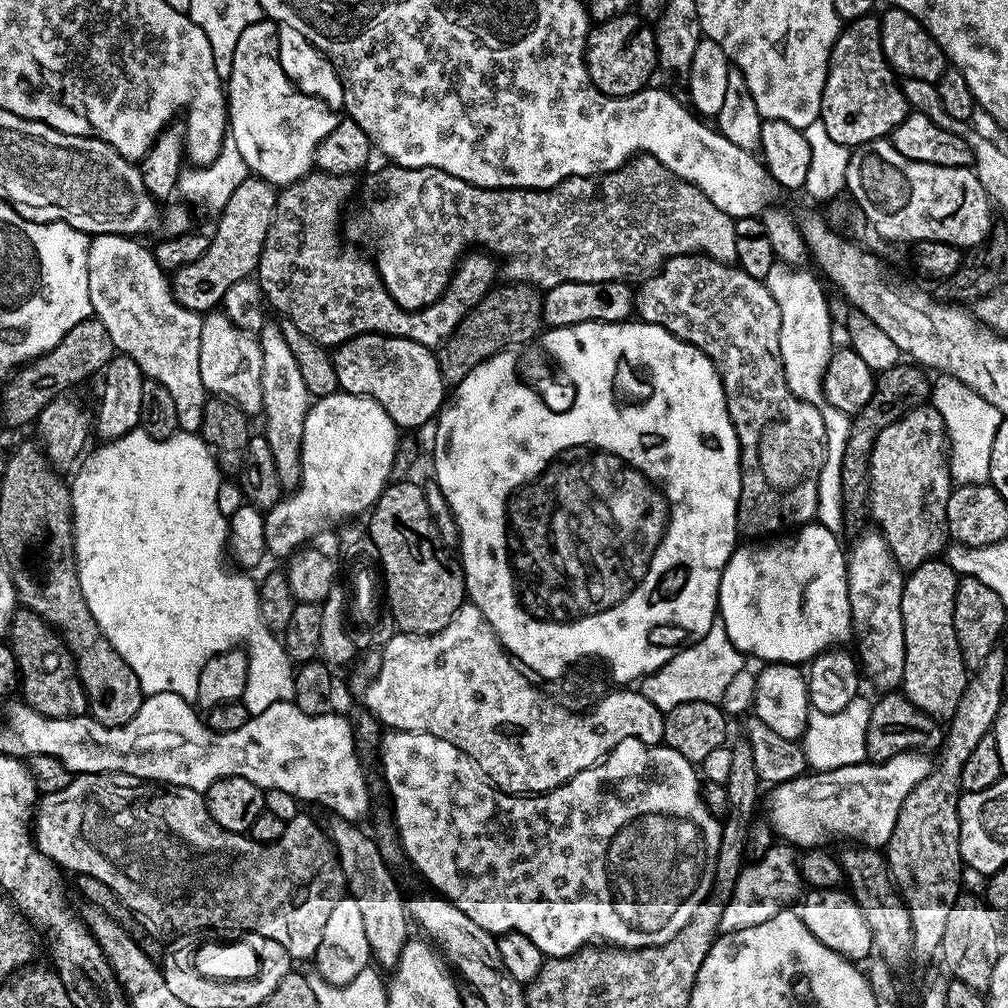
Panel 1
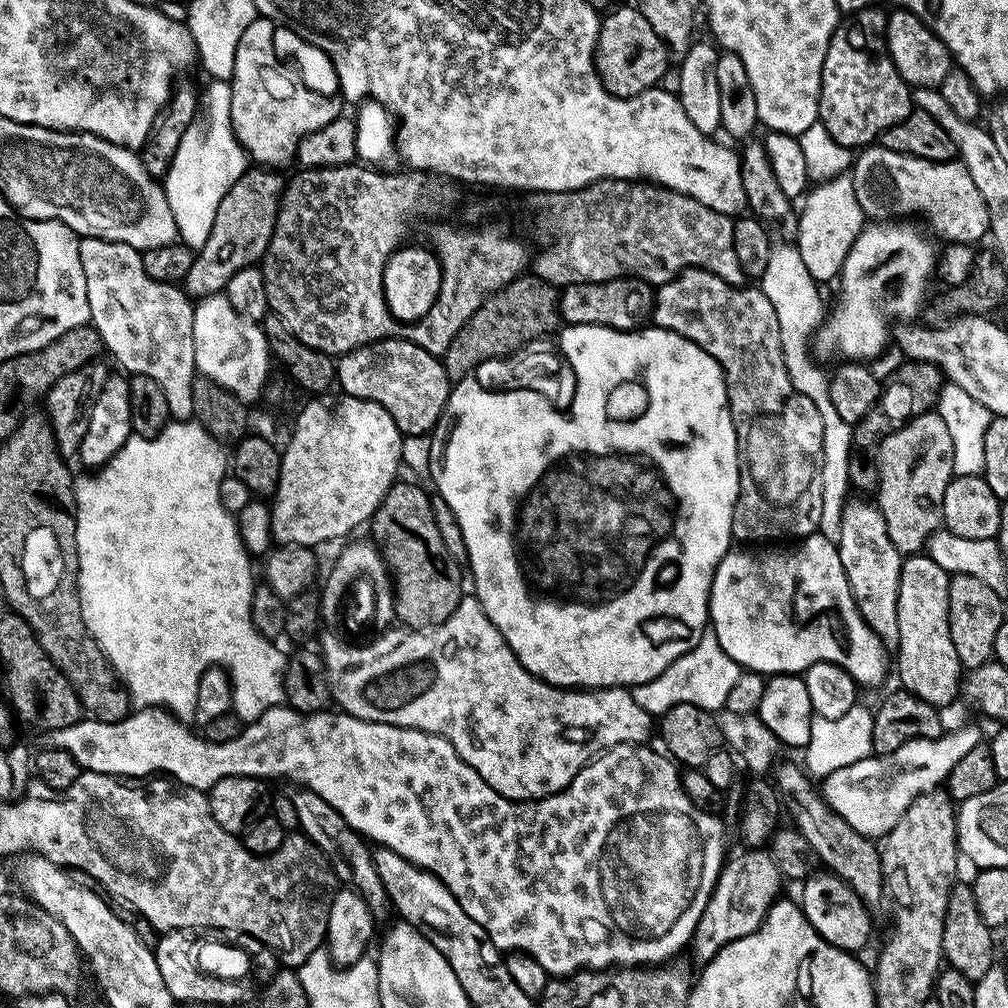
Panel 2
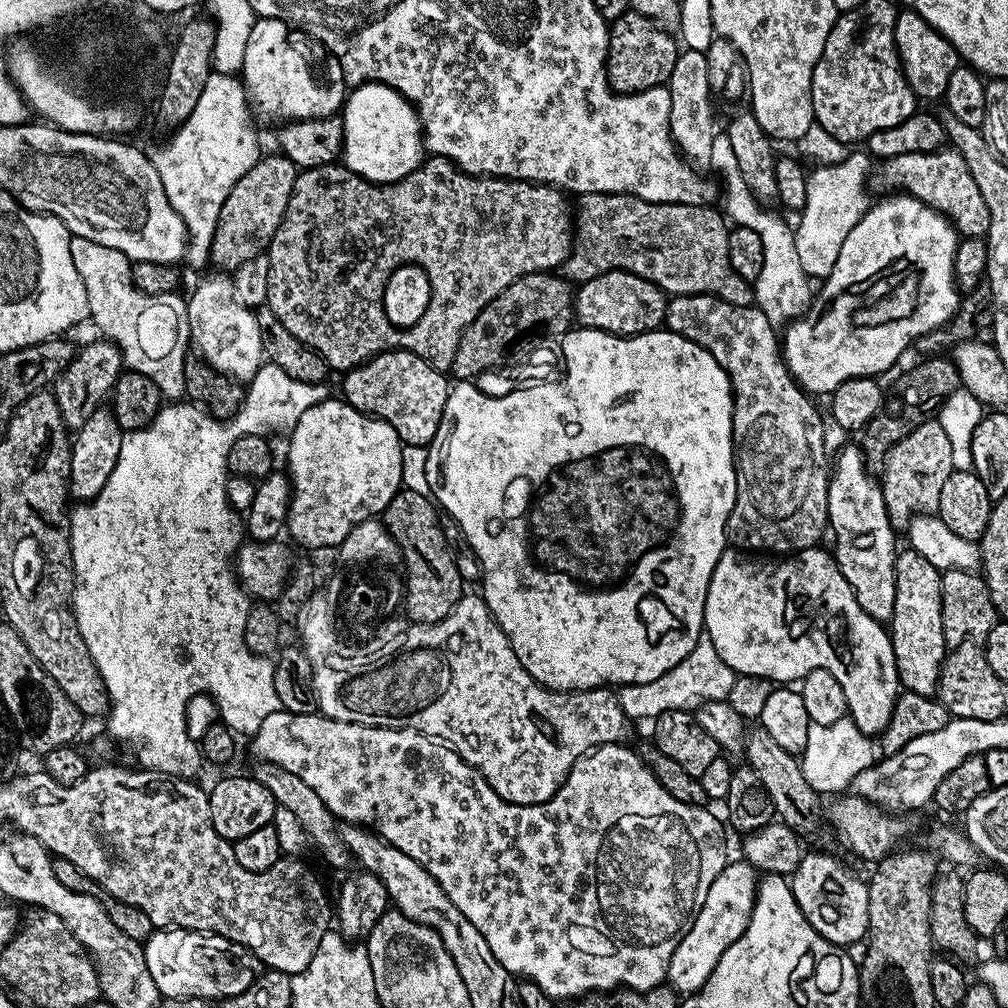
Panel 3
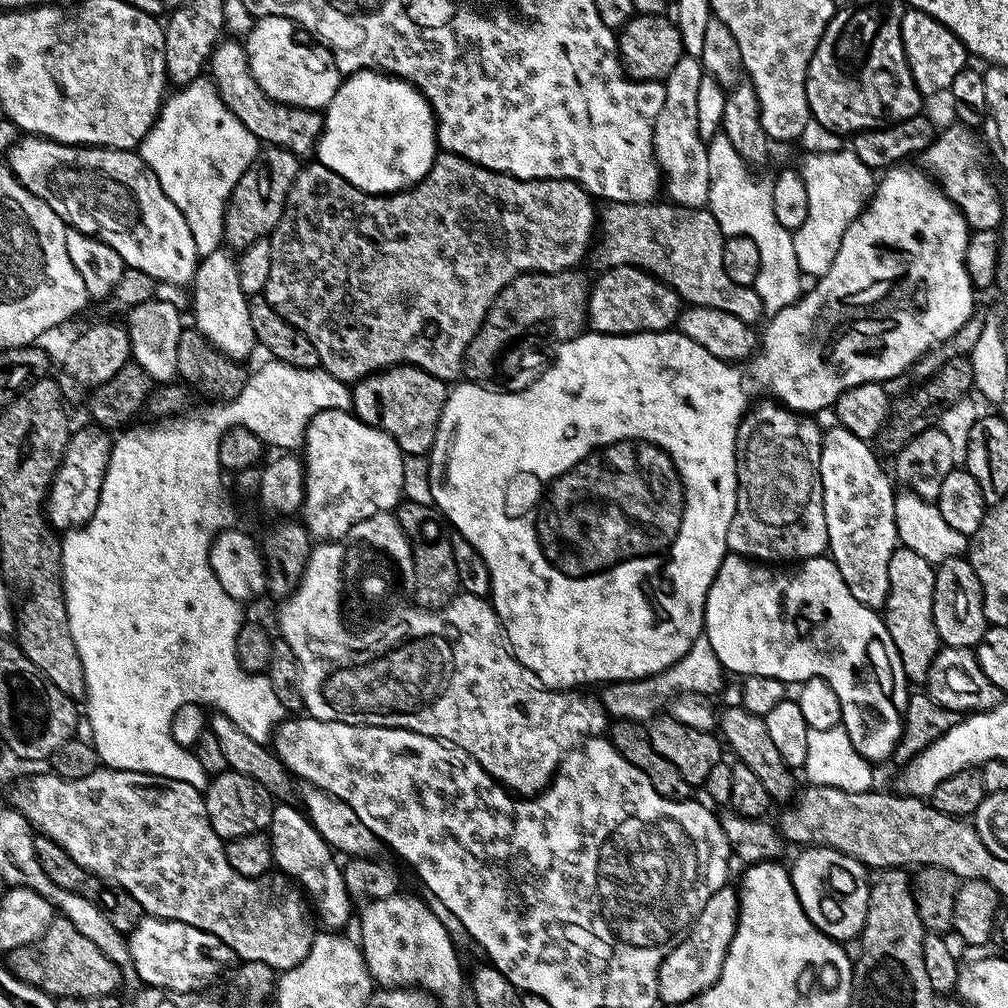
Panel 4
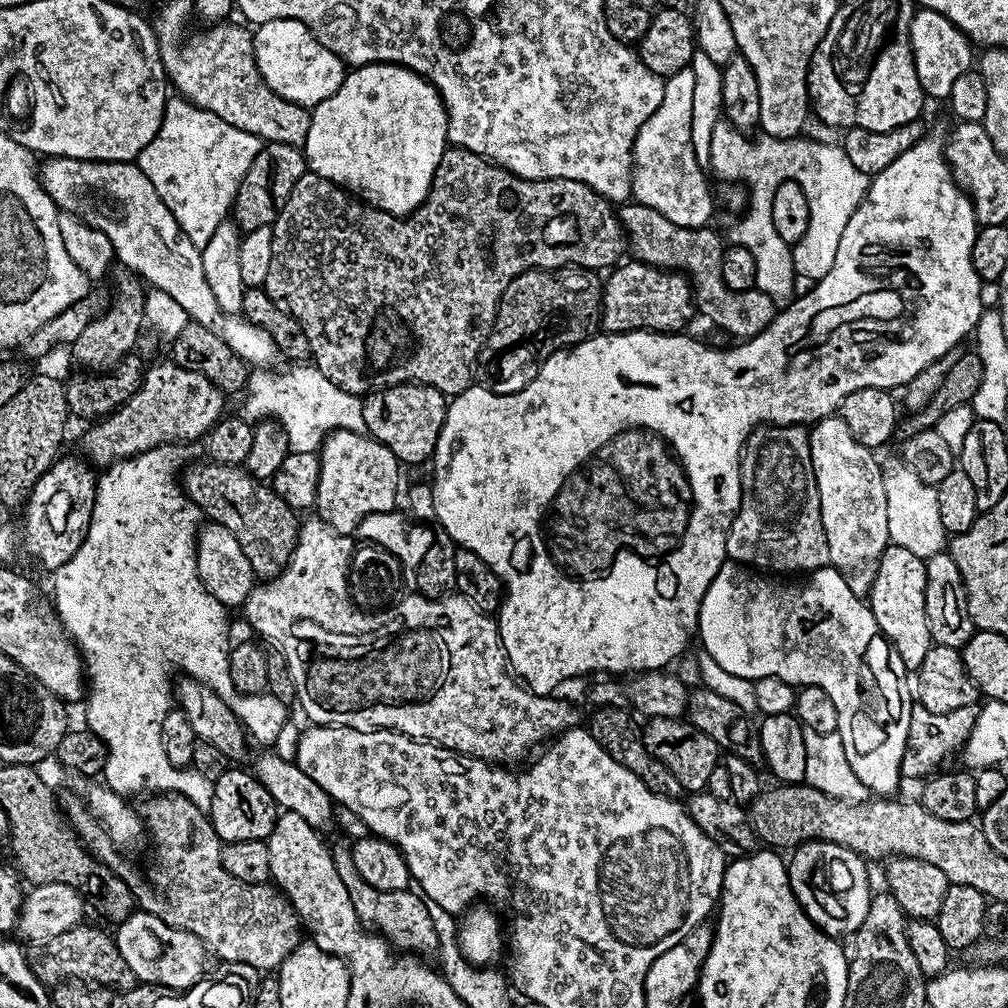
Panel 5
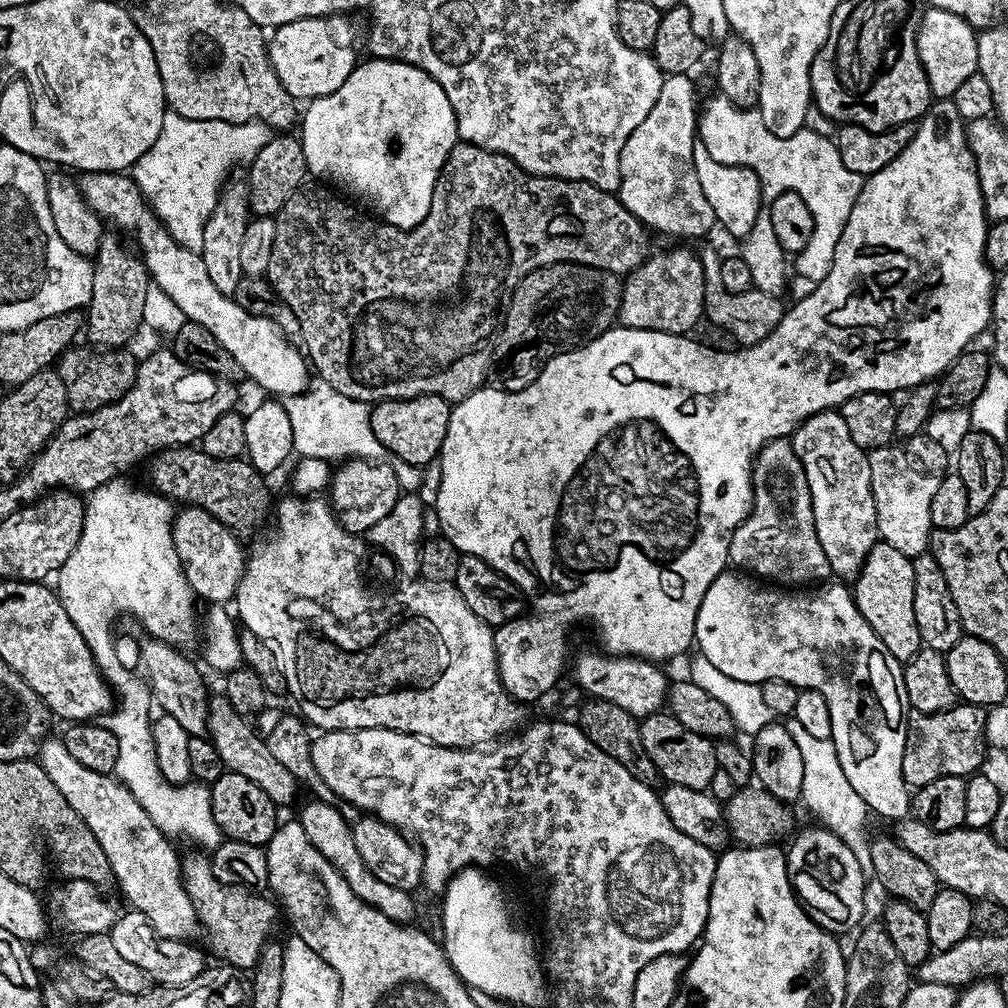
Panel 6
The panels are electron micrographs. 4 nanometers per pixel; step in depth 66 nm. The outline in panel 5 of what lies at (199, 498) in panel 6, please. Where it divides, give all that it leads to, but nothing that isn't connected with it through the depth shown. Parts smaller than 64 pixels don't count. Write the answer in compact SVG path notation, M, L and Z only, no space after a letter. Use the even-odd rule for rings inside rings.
M192 464L182 472L182 487L188 499L199 506L211 523L220 524L242 546L242 554L250 558L253 573L267 582L280 575L290 562L296 539L300 536L301 519L265 481L256 480L247 467L239 464Z

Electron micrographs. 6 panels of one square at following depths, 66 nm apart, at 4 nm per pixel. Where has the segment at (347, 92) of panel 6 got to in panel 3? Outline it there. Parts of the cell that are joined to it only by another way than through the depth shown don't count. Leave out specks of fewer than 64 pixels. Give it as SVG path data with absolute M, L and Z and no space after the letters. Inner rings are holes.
M358 84L347 93L342 105L344 151L342 163L371 184L393 184L426 159L420 116L400 92L385 84Z

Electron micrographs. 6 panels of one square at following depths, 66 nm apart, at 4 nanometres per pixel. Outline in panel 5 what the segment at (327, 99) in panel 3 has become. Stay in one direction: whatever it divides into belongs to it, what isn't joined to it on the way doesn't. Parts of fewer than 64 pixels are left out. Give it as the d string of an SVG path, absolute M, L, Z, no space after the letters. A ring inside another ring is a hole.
M290 18L271 20L255 29L252 41L260 77L274 94L286 98L291 104L311 110L342 86L346 75L344 61L322 46L302 22Z

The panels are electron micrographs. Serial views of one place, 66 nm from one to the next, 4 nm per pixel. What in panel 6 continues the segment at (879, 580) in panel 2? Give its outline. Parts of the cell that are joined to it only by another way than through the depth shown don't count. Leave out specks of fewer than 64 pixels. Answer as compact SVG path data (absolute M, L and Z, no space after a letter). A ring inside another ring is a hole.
M836 410L819 412L802 421L790 439L806 470L814 506L814 526L818 530L818 542L822 542L822 550L826 550L832 576L844 582L855 581L870 550L878 543L868 452L850 438L850 430Z

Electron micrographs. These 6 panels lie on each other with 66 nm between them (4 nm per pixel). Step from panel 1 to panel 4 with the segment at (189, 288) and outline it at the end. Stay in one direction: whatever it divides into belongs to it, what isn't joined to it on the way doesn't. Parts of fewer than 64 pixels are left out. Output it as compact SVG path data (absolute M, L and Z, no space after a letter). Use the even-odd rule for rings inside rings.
M268 146L257 152L254 162L246 170L246 174L242 174L242 178L238 178L228 199L228 208L224 211L224 244L229 249L243 250L249 248L255 240L271 237L282 218L282 210L286 206L286 198L290 194L290 186L301 167L301 157L295 156L293 152L285 148Z

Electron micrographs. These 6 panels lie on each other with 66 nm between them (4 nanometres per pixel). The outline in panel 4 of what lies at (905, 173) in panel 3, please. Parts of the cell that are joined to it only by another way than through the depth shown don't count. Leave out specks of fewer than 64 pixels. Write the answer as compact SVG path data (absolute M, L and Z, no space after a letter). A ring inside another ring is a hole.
M952 122L945 132L944 129L937 131L935 140L918 157L923 171L935 180L936 185L946 194L946 198L950 198L953 206L960 210L972 232L999 229L1000 218L1004 212L991 178L984 173L980 152L982 156L982 144L977 133L967 124Z

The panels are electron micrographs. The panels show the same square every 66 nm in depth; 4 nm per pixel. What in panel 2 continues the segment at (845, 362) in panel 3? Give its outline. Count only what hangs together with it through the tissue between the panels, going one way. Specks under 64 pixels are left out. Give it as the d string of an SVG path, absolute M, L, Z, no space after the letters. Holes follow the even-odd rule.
M872 222L858 234L850 254L846 254L844 265L838 277L840 293L836 305L831 305L830 314L825 315L814 337L814 356L817 361L832 360L844 356L848 362L871 362L890 344L890 328L884 317L884 300L904 300L905 317L916 318L924 308L928 296L928 279L933 279L938 264L938 252L932 244L915 228L912 222Z

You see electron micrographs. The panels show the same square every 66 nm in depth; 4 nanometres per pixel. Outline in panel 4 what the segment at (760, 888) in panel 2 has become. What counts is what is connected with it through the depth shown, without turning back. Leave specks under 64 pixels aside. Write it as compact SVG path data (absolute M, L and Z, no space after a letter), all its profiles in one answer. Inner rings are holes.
M732 886L719 888L702 906L702 914L693 922L688 936L666 954L658 970L658 1000L663 1004L682 1006L688 1000L705 992L720 976L724 965L724 955L728 953L730 942L736 933L736 917L740 914L740 897Z

